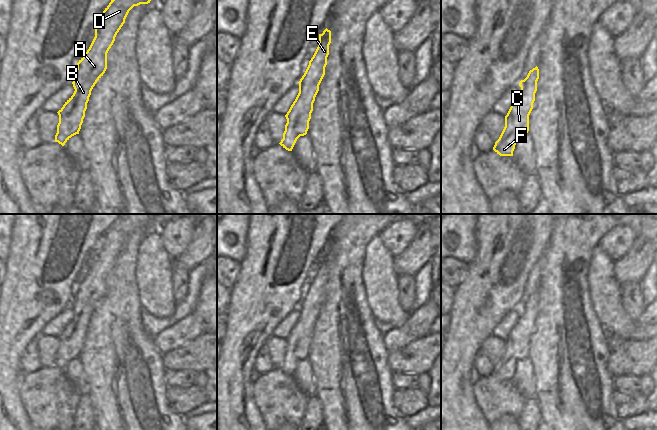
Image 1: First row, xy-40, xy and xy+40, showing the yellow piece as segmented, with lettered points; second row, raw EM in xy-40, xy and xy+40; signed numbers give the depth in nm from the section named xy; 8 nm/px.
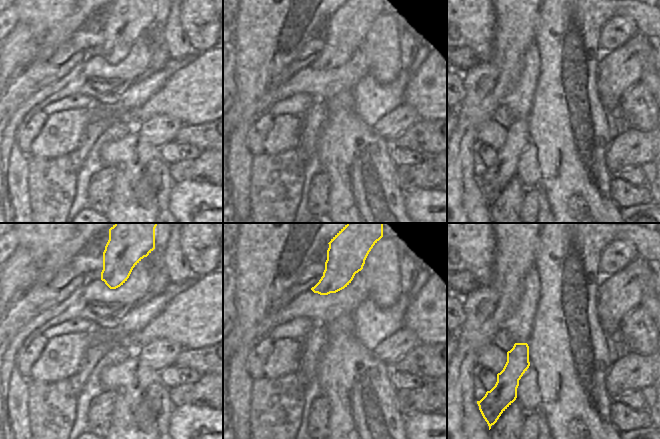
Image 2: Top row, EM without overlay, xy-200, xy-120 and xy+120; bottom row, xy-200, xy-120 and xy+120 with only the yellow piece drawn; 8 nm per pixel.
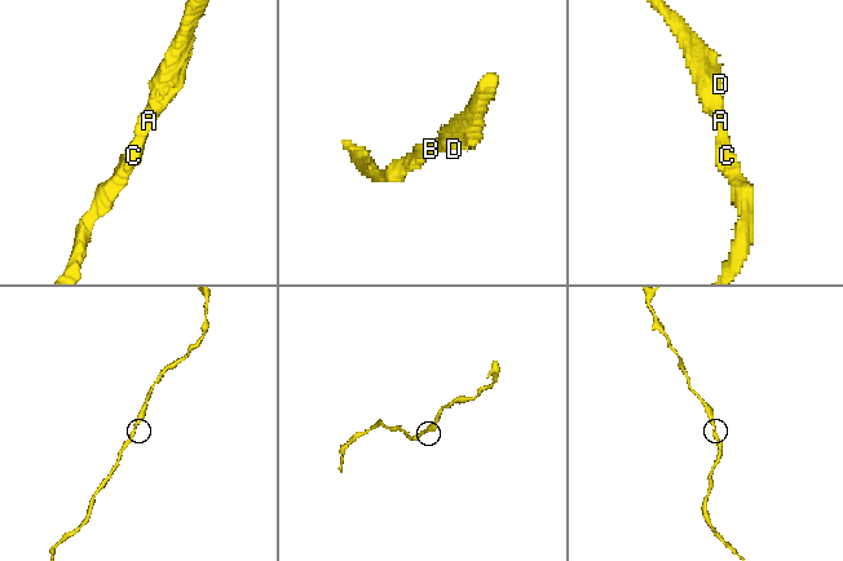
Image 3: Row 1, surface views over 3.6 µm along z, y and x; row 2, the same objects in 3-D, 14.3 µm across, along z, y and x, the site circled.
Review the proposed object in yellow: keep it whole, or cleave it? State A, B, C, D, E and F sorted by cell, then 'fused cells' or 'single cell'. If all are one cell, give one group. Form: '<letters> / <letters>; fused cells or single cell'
A B C D E F; single cell

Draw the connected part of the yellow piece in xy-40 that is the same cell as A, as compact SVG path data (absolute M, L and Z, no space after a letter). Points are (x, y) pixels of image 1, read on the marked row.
M111 0L103 11L99 23L95 27L95 37L77 63L73 74L73 95L57 112L59 123L55 142L62 146L74 135L79 134L91 91L107 69L107 53L115 41L115 37L129 13L140 4L148 4L151 0Z

